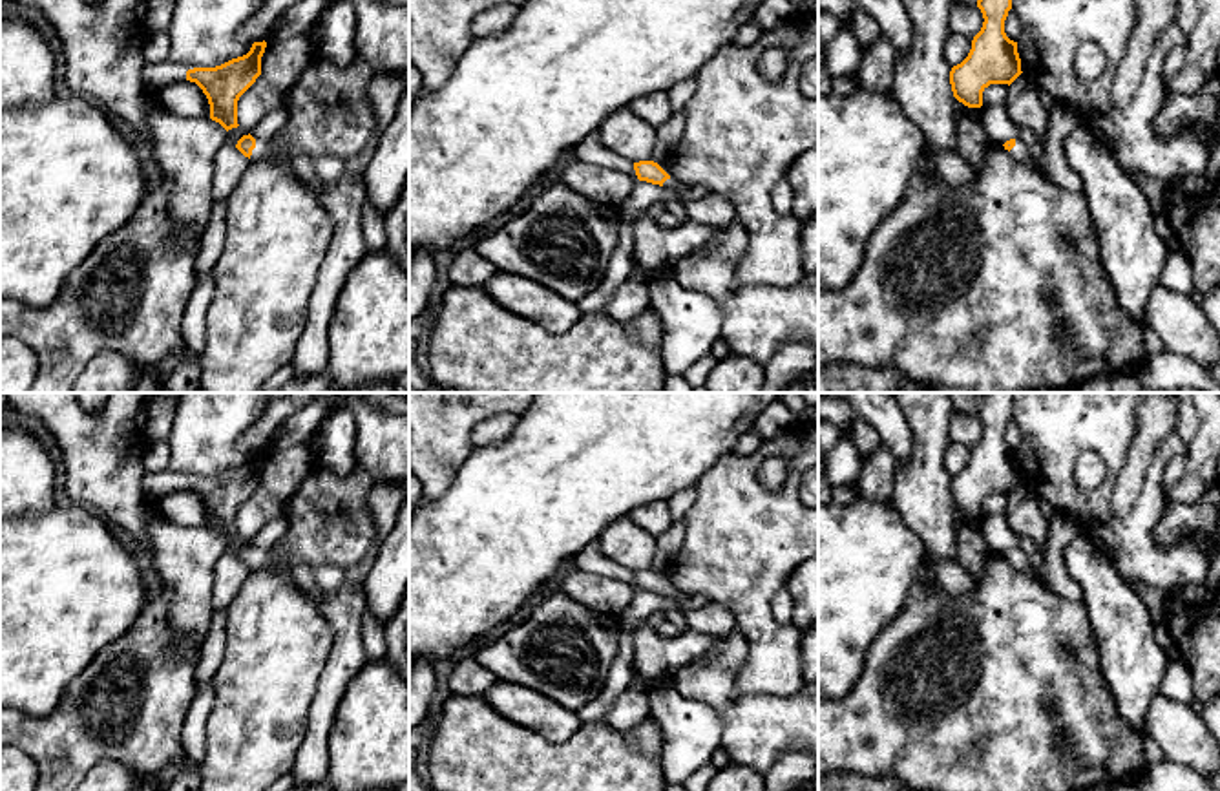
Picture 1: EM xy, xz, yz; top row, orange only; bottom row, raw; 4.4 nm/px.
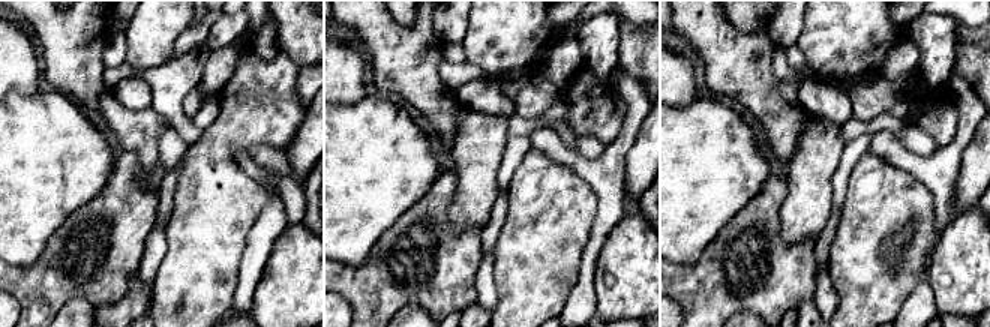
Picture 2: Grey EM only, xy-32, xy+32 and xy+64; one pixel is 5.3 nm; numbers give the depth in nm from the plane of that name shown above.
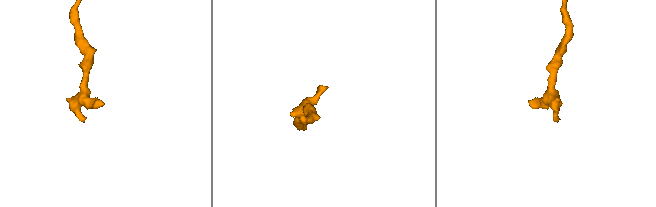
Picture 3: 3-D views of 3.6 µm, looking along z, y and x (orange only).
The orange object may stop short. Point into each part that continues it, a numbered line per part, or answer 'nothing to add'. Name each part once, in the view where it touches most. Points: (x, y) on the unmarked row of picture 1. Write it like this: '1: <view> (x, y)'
1: xy (263, 558)

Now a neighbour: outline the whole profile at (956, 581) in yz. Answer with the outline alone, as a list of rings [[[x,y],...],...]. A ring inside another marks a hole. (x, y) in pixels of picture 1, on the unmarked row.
[[[928,552],[924,557],[924,572],[931,574],[953,599],[972,594],[975,585],[975,579],[957,561],[931,559]]]

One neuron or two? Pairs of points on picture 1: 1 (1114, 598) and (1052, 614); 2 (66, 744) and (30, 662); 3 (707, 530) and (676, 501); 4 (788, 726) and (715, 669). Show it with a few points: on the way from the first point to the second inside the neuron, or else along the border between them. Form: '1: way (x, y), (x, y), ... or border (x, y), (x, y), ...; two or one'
1: border (1082, 603), (1098, 647); two
2: border (77, 674), (50, 713), (42, 717), (19, 713); two
3: border (694, 486), (694, 503), (682, 519); two
4: way (767, 724), (729, 689); one

